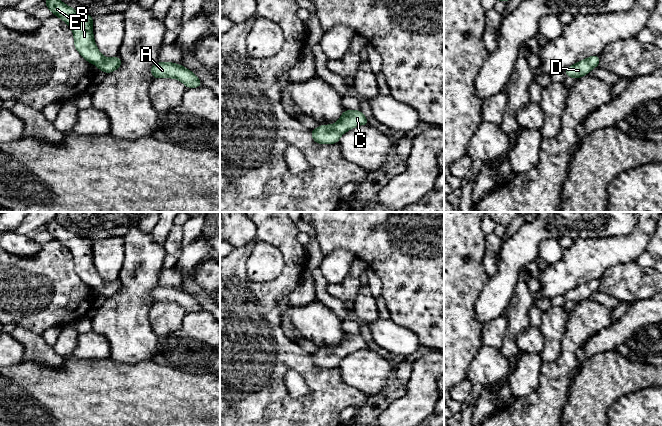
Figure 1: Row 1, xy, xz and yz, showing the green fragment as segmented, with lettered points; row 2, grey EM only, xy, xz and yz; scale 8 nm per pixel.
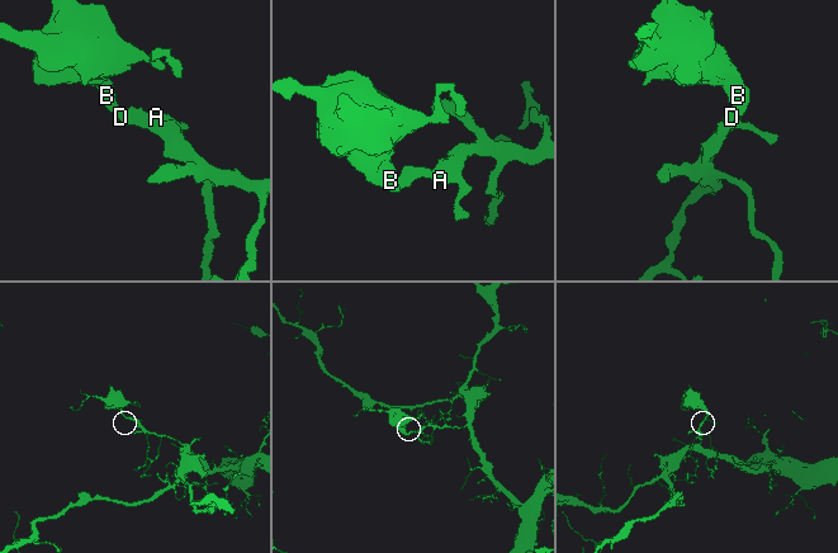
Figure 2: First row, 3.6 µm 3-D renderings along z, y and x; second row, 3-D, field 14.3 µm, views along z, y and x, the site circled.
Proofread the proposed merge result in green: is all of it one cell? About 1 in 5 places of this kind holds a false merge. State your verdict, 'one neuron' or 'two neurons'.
one neuron

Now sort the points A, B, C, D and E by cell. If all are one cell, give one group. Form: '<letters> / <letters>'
A B C D E

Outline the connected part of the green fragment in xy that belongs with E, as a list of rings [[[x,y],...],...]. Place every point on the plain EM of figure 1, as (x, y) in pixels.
[[[55,218],[47,222],[43,229],[71,251],[74,270],[85,284],[107,298],[121,291],[122,285],[118,279],[115,282],[106,282],[99,276],[93,261],[94,242],[91,239],[74,234],[60,225]]]

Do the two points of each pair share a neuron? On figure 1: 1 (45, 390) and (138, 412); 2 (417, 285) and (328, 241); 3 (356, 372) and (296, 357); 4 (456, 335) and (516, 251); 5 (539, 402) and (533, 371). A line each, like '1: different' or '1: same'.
1: same
2: same
3: different
4: different
5: different

